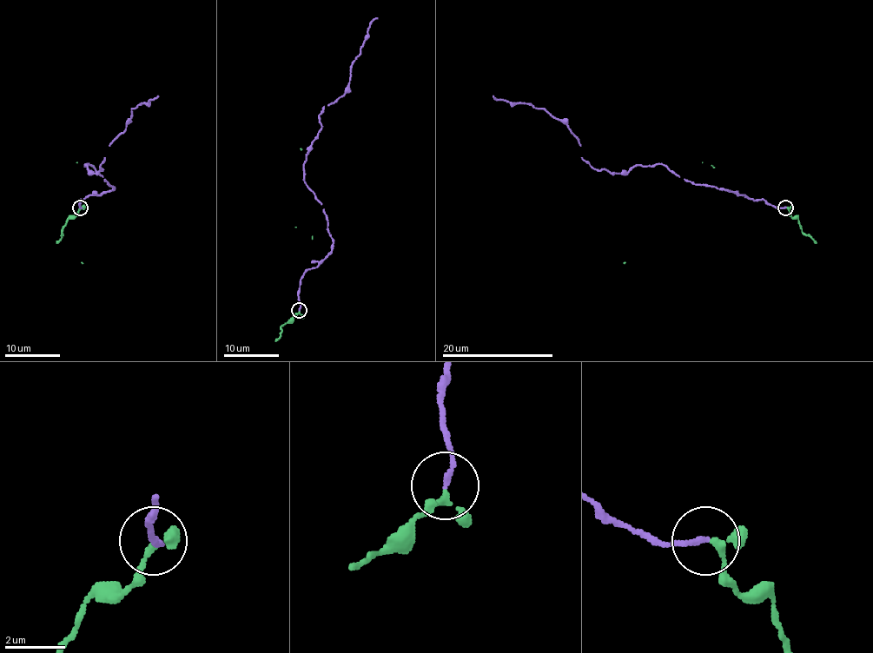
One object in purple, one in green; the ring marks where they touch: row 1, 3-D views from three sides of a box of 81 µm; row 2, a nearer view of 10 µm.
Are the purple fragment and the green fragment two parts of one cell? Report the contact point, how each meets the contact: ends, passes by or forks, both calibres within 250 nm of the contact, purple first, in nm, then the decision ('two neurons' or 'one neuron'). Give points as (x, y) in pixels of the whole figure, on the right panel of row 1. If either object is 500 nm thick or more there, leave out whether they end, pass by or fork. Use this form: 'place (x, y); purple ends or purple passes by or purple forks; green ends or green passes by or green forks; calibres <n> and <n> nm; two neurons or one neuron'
place (785, 207); purple ends; green passes by; calibres 180 and 150 nm; one neuron

